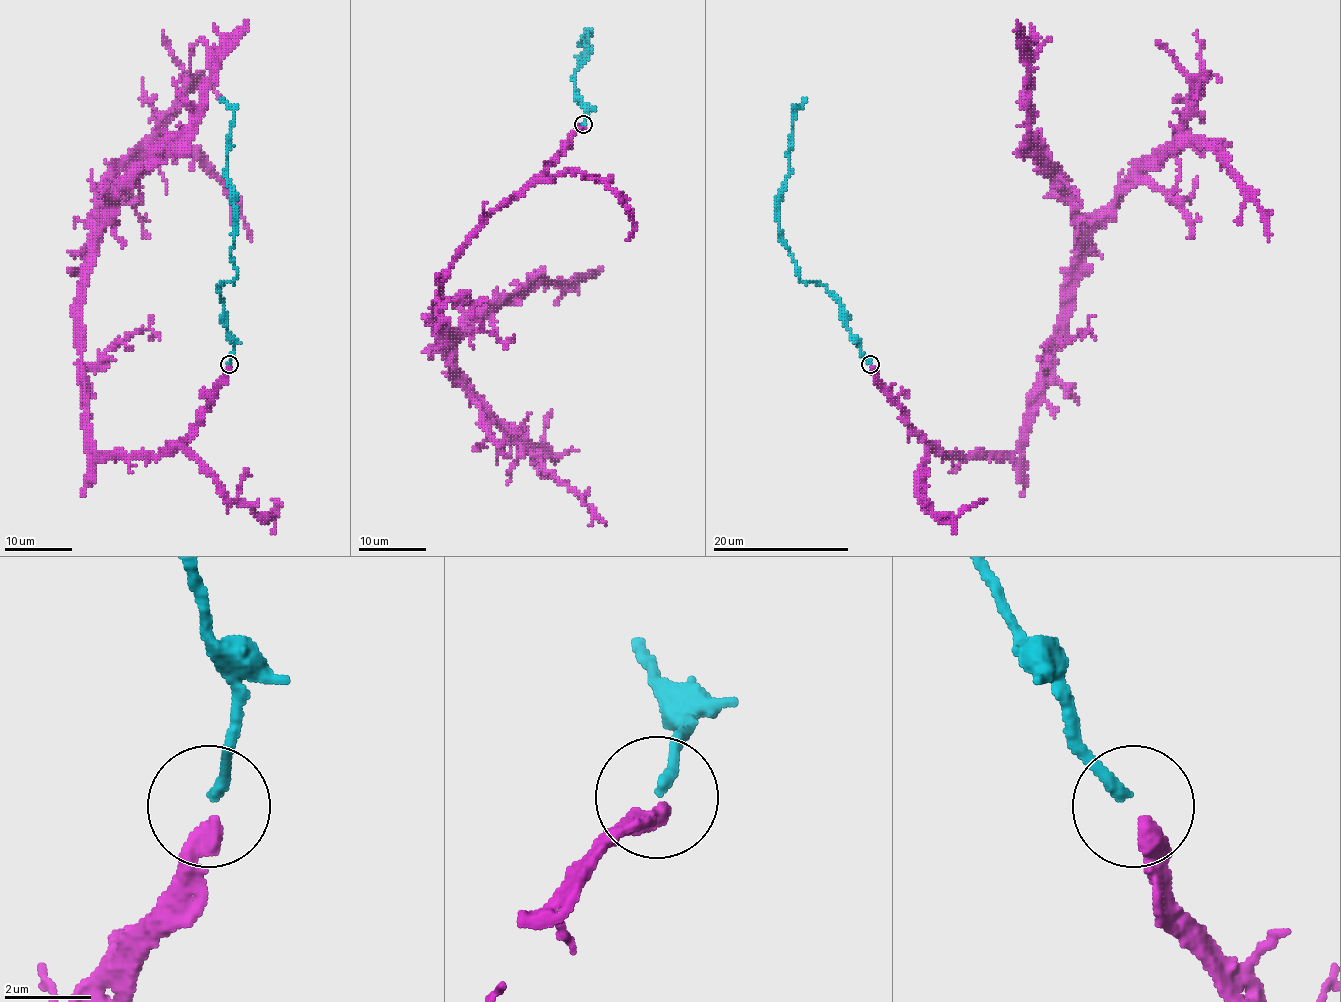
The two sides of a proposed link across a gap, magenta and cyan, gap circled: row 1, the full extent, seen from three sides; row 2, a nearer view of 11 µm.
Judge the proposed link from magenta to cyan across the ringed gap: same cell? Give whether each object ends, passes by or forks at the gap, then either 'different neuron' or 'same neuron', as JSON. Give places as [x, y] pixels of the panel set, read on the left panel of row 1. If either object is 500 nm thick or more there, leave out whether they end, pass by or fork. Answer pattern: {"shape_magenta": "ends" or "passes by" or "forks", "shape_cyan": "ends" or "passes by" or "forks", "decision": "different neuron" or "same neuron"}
{"shape_magenta": "ends", "shape_cyan": "ends", "decision": "different neuron"}

